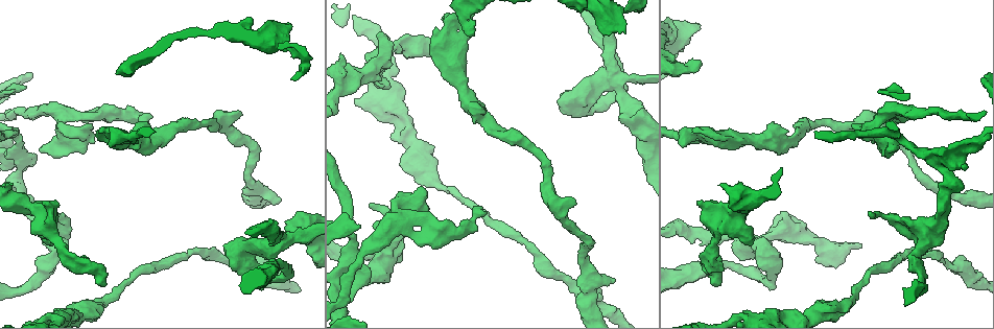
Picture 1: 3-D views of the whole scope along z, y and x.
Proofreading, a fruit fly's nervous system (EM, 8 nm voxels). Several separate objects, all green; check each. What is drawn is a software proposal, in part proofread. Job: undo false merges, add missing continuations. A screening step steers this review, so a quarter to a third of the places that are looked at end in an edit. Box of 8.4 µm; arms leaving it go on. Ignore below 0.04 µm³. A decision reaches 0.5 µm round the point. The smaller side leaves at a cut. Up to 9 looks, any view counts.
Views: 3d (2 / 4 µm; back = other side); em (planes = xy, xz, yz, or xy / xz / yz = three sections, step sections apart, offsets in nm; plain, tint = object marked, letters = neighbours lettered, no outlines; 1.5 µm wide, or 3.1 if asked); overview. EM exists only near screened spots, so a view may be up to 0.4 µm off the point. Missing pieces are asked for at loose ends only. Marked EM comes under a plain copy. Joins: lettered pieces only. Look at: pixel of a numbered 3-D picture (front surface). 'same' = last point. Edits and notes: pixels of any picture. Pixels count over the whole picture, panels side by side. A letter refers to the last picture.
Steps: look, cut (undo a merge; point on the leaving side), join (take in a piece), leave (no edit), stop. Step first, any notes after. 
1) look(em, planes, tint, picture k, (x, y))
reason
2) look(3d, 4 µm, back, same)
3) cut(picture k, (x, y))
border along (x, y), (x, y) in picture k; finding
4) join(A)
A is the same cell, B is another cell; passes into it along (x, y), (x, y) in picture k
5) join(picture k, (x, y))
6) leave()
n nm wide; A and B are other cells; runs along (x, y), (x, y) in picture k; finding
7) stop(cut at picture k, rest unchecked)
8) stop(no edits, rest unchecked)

look(em, yz, step 8, tint, picture 1, (613, 81))
abrupt turn

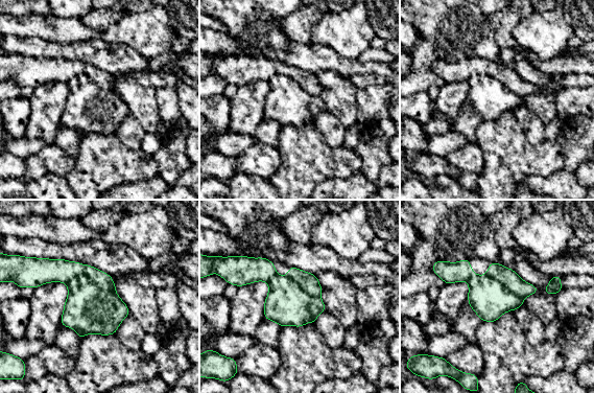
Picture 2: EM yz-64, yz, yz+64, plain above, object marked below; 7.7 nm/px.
look(em, planes, letters, same)
cut it another way

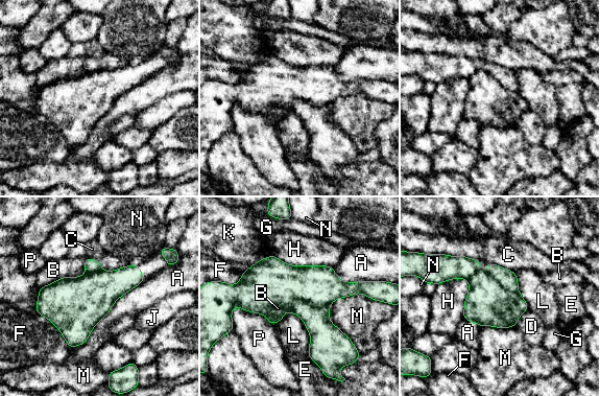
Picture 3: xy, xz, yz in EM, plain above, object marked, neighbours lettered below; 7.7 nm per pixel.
cut(picture 3, (316, 319))
400 nm wide; A, B, C, D, E, F, G, H, J, K, L, M, N and P are other cells; a second neuron is stuck on

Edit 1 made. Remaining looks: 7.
look(overview)

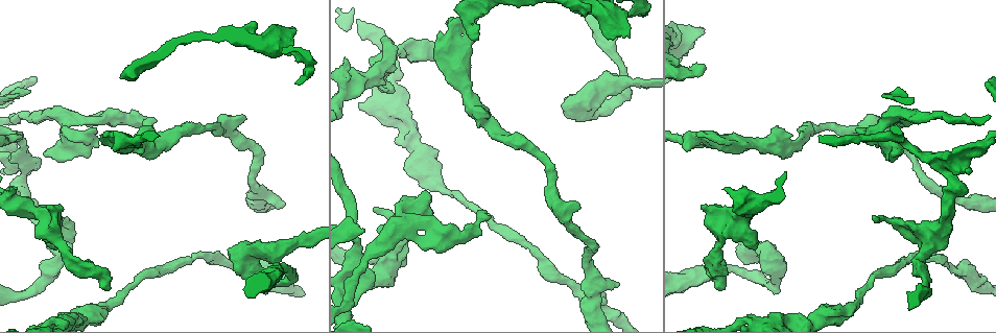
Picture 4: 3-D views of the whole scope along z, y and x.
look(em, xz, step 4, tint, picture 4, (696, 146))
an open end

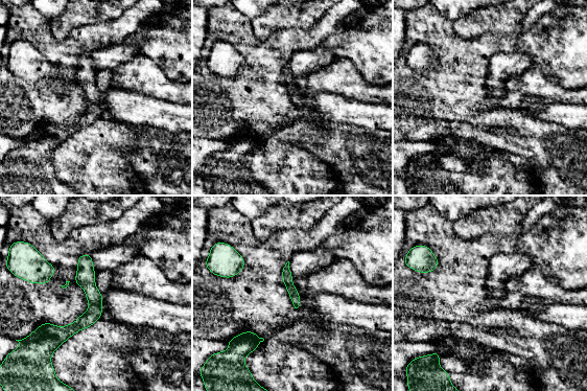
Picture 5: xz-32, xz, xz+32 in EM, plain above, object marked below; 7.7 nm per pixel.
look(em, xz, step 4, letters, same)
see the neighbours

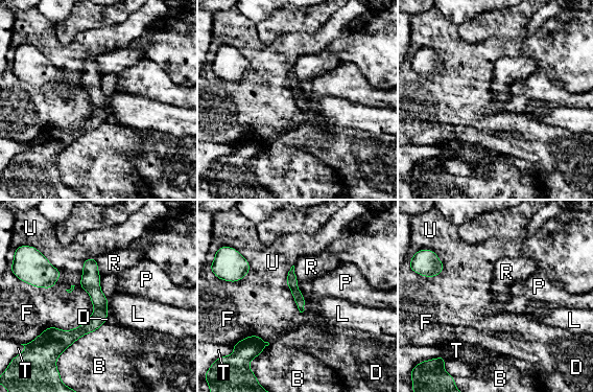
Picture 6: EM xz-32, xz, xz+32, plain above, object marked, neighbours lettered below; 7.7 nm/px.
leave()
B, D, F, L, P, R, T and U are other cells; border along (293, 266), (297, 287), (306, 301) in picture 6; none of them fits

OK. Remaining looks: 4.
look(3d, 2 µm, picture 4, (392, 92))

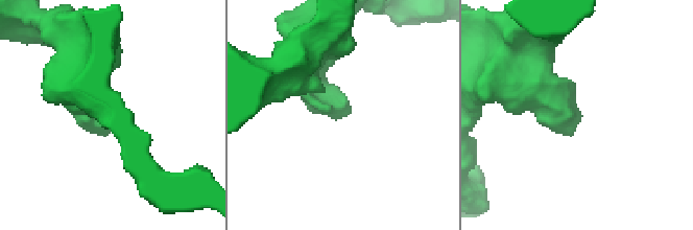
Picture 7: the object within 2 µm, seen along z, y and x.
look(em, xy, step 8, letters, picture 7, (348, 113))
now the EM

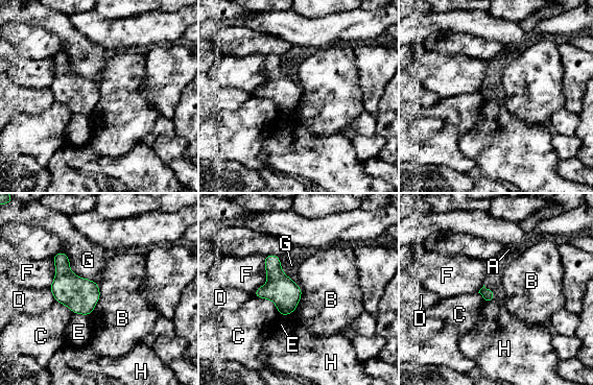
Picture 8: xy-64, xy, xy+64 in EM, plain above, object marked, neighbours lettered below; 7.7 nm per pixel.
look(em, planes, letters, same)
another direction

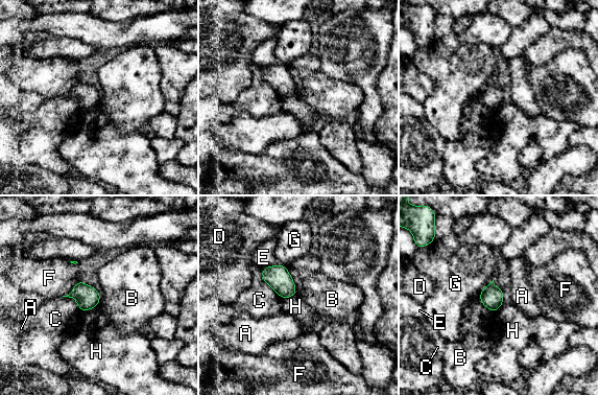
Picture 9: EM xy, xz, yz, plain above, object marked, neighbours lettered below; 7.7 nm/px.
leave()
C touches over 300 nm; A, B, C, D, E, F, G and H are other cells; border along (286, 266), (295, 286), (296, 294) in picture 9; none of them fits

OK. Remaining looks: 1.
look(em, xy, step 8, letters, picture 4, (486, 214))

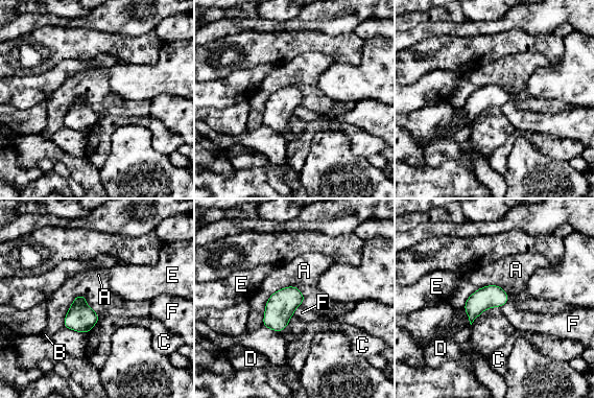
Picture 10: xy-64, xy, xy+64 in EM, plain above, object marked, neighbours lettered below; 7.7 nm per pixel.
leave()
F touches over 180 nm; A, B, C, D, E and F are other cells; border along (500, 285), (508, 297), (501, 307) in picture 10; no lettered piece goes on from it

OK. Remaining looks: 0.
stop(cut at picture 3, rest unchecked)

